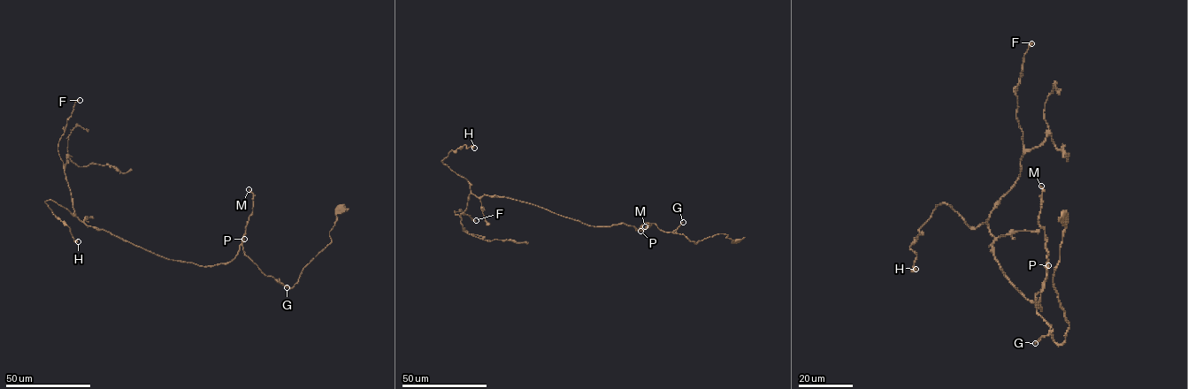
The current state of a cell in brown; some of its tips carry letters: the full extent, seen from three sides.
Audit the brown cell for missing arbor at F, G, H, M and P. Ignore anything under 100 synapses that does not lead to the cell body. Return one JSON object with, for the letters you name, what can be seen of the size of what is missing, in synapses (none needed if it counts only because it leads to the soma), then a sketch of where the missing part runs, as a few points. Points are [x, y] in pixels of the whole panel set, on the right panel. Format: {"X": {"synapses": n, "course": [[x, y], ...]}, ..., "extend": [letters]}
{"M": {"synapses": 180}, "extend": ["M"]}

